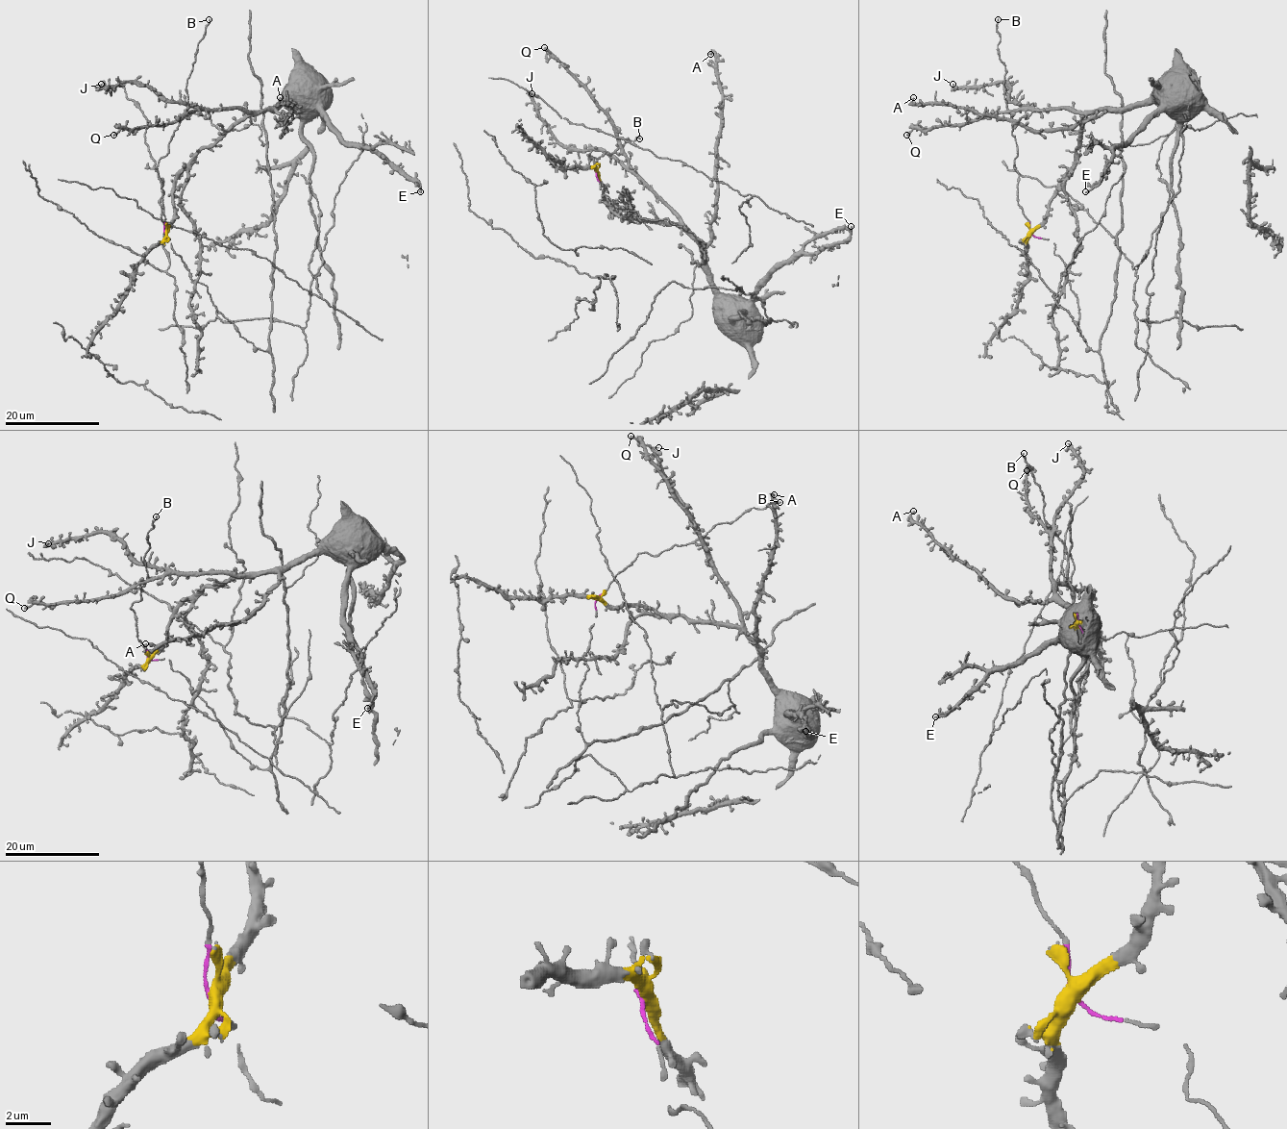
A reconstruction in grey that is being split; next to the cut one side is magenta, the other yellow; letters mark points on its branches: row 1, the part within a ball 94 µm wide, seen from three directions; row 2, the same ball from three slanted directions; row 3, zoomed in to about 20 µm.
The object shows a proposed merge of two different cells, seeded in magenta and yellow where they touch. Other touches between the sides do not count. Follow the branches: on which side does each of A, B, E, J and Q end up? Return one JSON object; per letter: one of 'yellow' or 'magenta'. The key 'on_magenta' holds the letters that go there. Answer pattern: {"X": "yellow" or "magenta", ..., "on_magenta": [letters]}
{"A": "yellow", "B": "magenta", "E": "yellow", "J": "yellow", "Q": "yellow", "on_magenta": ["B"]}

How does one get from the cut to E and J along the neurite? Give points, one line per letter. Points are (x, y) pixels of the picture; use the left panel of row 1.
E: (165, 233), (173, 218), (173, 180), (186, 164), (275, 105), (314, 108), (345, 141), (383, 153), (420, 192)
J: (165, 233), (173, 218), (173, 180), (249, 113), (190, 108), (130, 83), (102, 84)

